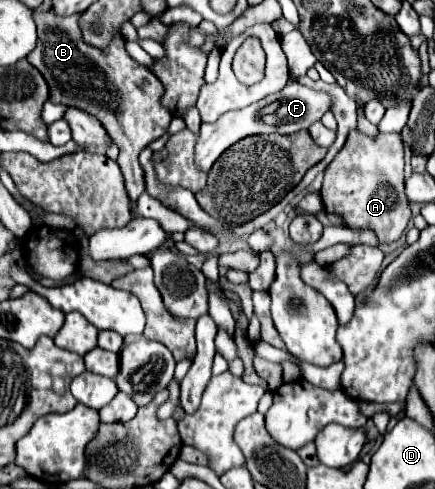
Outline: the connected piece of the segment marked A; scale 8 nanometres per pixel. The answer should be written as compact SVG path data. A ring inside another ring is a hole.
M357 129L349 135L345 147L337 153L325 171L325 181L321 189L323 209L327 213L339 215L349 229L369 229L377 235L379 243L395 243L411 219L409 199L403 189L403 143L397 133L381 133L379 137L367 137Z

